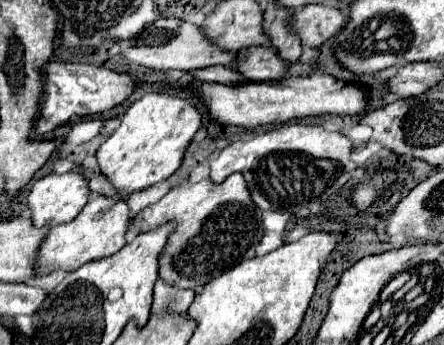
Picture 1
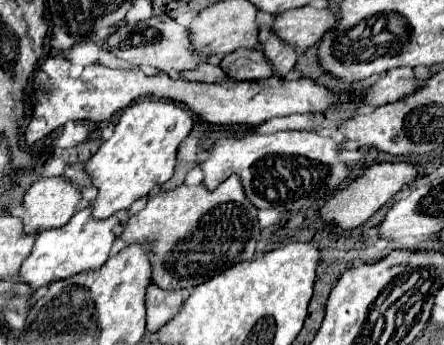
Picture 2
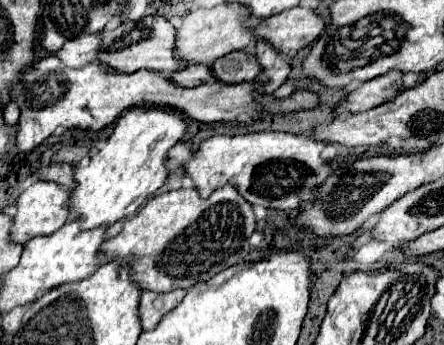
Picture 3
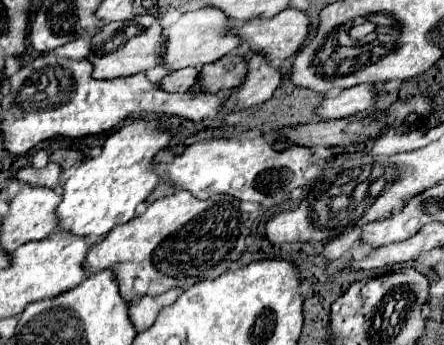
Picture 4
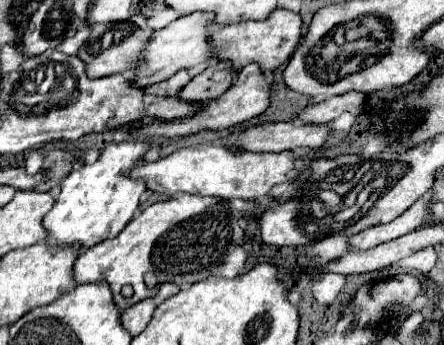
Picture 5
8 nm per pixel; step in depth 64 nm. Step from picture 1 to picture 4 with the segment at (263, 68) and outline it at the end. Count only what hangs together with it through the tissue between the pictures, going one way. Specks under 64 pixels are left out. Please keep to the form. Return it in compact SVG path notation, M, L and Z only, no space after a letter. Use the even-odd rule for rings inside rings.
M238 54L222 56L220 60L202 68L200 84L196 86L196 90L206 90L206 92L232 90L244 82L244 68L248 66L246 62L242 62L242 56Z

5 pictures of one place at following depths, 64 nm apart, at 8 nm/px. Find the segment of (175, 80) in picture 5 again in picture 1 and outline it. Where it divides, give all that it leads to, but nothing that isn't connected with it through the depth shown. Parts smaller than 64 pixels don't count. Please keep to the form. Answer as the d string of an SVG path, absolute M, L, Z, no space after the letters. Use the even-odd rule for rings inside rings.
M208 66L202 70L194 70L192 76L198 82L218 82L218 84L242 84L244 76L232 72L228 66Z

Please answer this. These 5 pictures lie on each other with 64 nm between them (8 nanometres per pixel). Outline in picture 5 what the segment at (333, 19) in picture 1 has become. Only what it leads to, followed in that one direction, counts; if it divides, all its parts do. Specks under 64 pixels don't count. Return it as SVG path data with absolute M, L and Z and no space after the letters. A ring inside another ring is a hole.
M278 8L266 20L248 20L248 22L216 28L210 38L212 38L214 46L218 48L216 56L220 60L230 60L232 66L238 70L250 62L258 62L264 70L276 70L280 64L284 64L292 56L292 52L300 44L302 18L300 18L300 14L296 14L292 10Z

